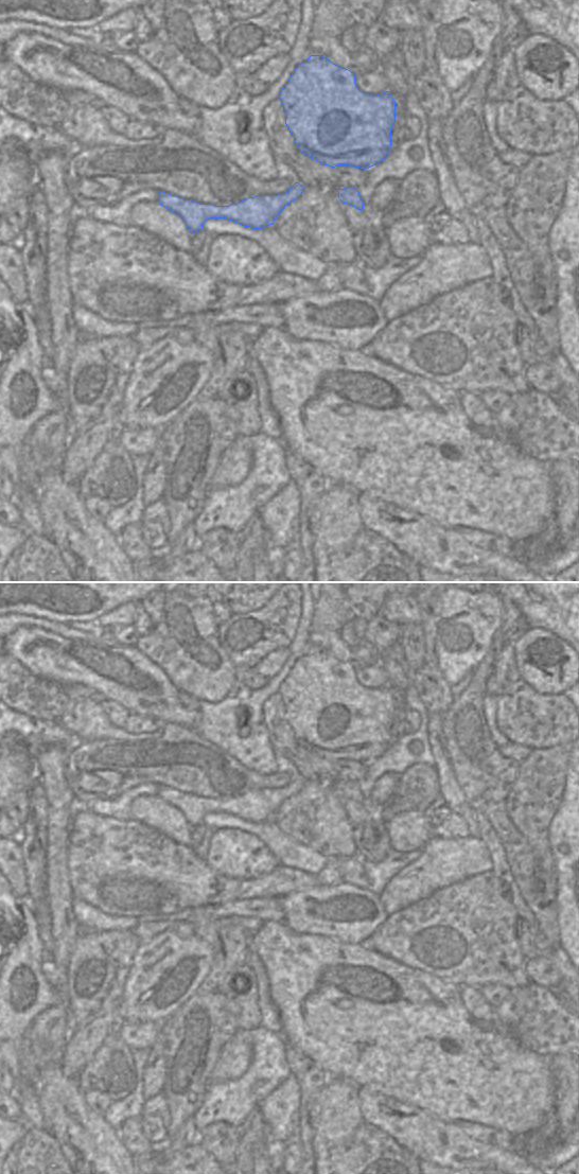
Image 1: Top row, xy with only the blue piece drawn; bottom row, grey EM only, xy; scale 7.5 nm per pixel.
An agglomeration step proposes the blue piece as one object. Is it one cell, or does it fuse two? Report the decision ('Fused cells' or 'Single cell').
Fused cells

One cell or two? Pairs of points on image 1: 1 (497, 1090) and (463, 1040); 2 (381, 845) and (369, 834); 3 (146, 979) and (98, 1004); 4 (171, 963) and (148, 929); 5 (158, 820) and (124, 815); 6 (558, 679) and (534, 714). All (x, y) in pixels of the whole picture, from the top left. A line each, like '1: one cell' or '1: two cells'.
1: one cell
2: one cell
3: two cells
4: two cells
5: two cells
6: two cells

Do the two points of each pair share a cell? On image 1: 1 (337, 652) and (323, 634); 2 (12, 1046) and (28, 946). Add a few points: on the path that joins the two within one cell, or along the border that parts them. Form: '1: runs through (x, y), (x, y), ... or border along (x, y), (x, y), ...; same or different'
1: border along (337, 631), (330, 633), (328, 644), (321, 649); different
2: border along (11, 1038), (17, 1041); different

